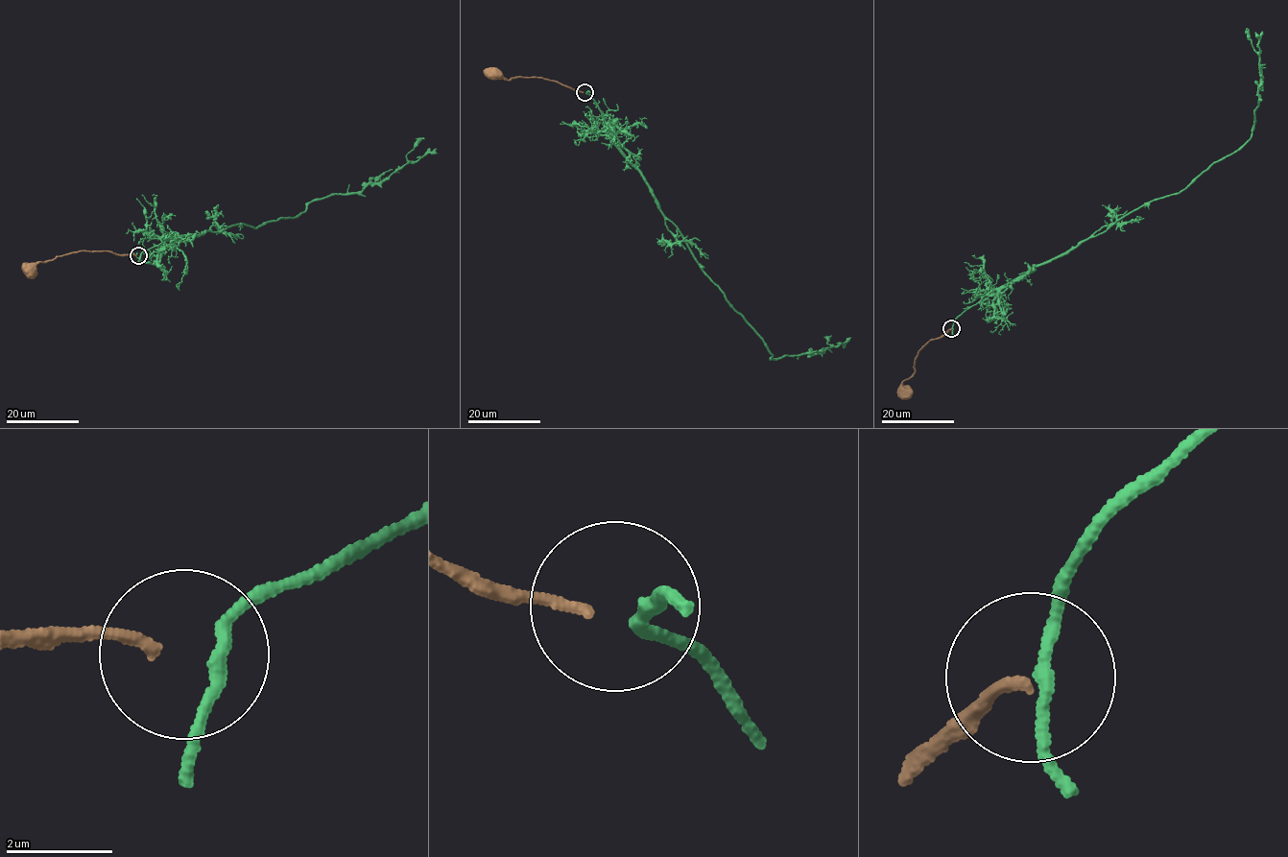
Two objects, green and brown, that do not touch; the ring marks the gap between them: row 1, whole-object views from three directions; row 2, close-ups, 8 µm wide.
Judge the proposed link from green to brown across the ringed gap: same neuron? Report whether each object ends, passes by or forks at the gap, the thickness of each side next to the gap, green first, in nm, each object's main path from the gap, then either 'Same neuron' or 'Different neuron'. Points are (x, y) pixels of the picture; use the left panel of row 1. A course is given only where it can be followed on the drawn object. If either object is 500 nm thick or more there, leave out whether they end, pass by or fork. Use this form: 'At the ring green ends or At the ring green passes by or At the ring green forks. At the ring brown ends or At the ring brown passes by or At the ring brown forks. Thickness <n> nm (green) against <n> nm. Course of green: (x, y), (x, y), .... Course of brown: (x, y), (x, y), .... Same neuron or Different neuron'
At the ring green passes by. At the ring brown ends. Thickness 240 nm (green) against 200 nm. Course of green: (139, 256), (162, 238), (295, 218), (312, 202), (357, 194), (438, 154). Course of brown: (136, 254), (85, 249), (58, 256), (52, 261), (36, 262), (26, 268). Different neuron

